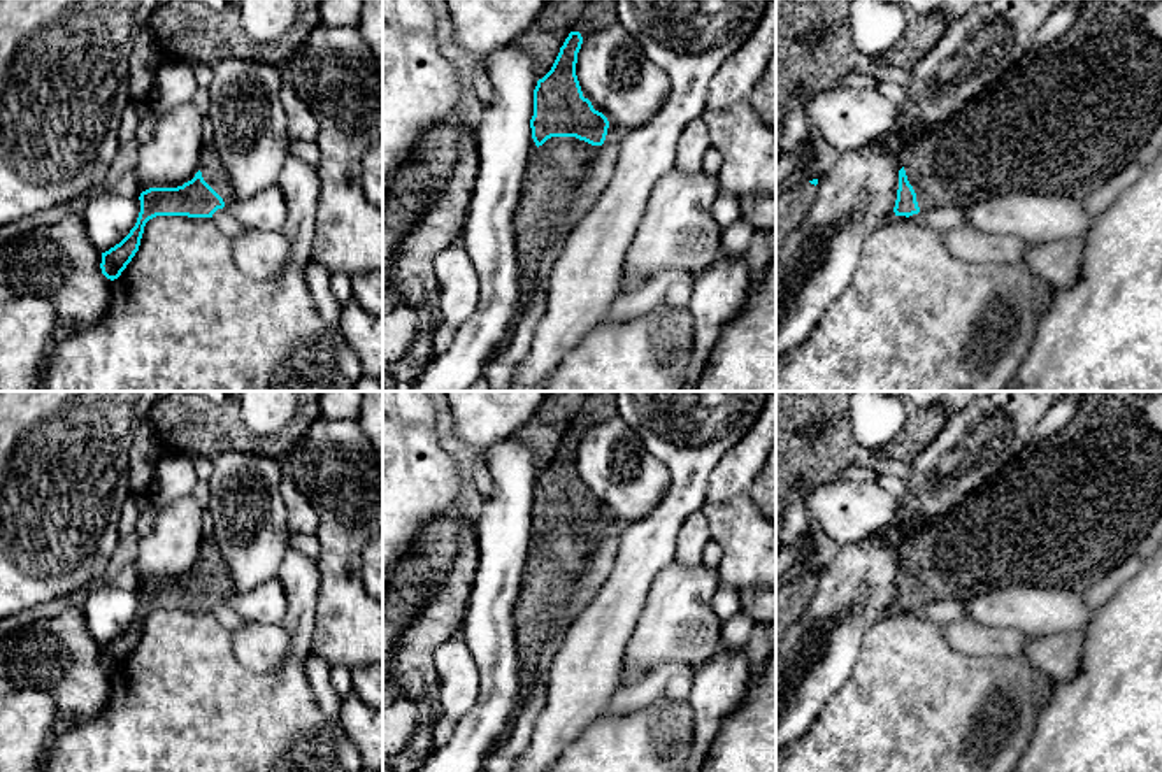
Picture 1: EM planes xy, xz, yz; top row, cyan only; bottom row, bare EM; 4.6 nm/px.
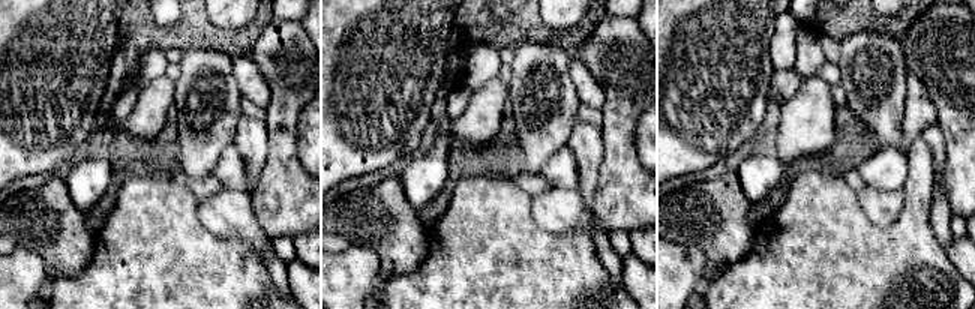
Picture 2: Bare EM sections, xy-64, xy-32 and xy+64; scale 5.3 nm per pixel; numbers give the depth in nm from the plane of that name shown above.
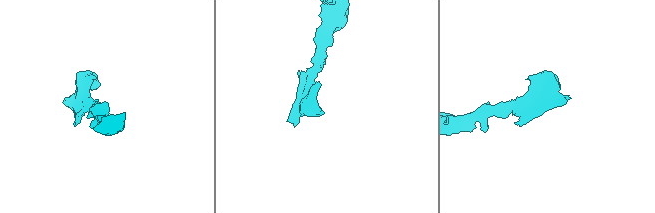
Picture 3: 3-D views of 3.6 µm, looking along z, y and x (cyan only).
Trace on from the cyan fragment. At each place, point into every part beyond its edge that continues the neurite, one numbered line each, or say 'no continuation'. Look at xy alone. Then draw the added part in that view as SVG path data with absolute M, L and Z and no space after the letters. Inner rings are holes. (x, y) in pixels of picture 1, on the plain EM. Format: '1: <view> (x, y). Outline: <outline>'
1: xy (213, 565). Outline: M214 535L202 539L200 565L204 574L223 591L225 597L232 595L232 575L221 558Z

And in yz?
1: yz (1066, 511). Outline: M1090 391L1081 407L1062 430L1044 440L1027 444L1016 456L1006 461L993 477L962 498L932 526L915 533L904 547L904 563L916 586L920 604L934 600L967 602L1015 584L1083 591L1136 554L1141 539L1148 533L1162 512L1162 433L1150 425L1144 411L1146 400L1153 393L1157 391Z

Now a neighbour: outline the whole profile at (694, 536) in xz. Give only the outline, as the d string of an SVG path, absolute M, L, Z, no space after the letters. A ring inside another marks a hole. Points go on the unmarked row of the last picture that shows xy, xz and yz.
M702 511L693 512L678 533L674 561L685 567L697 567L702 563L702 551L709 537L709 523Z

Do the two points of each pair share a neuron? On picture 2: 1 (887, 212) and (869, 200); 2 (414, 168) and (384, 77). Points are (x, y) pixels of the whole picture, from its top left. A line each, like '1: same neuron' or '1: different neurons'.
1: same neuron
2: different neurons

